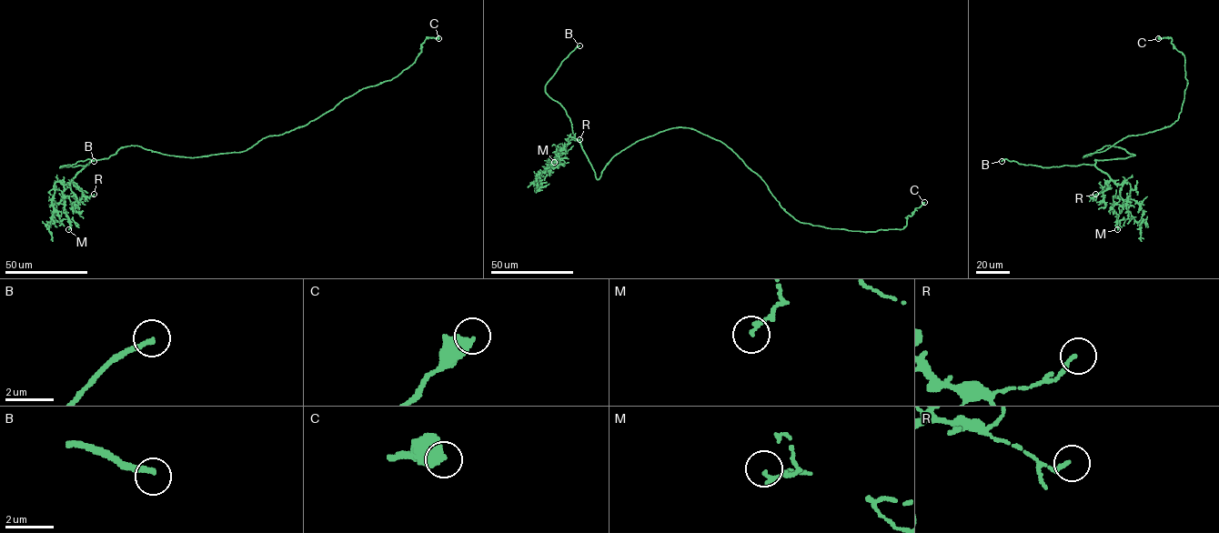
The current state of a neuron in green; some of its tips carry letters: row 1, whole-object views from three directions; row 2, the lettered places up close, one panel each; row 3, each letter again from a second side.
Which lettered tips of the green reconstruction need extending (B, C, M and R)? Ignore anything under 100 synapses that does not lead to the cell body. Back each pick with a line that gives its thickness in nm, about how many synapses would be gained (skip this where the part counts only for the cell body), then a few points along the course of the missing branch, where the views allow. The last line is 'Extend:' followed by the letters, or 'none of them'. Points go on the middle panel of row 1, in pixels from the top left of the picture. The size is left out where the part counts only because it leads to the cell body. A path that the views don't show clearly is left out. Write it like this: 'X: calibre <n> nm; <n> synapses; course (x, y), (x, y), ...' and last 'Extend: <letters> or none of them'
B: calibre 220 nm; course (579, 45), (592, 38)
Extend: B

